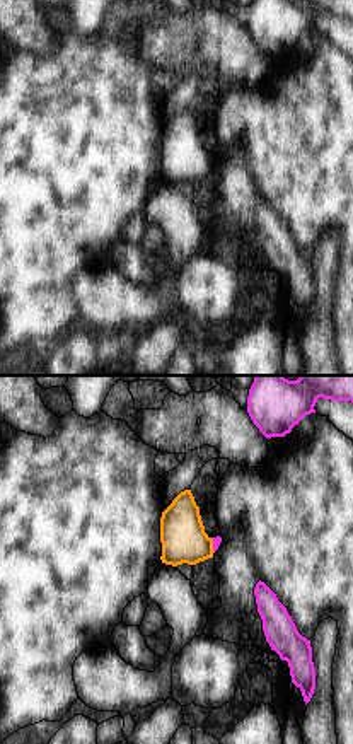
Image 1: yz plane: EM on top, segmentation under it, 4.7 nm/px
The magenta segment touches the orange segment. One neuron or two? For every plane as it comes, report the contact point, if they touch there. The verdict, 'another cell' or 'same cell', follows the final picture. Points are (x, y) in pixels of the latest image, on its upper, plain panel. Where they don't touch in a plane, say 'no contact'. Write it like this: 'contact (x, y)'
contact (214, 162)

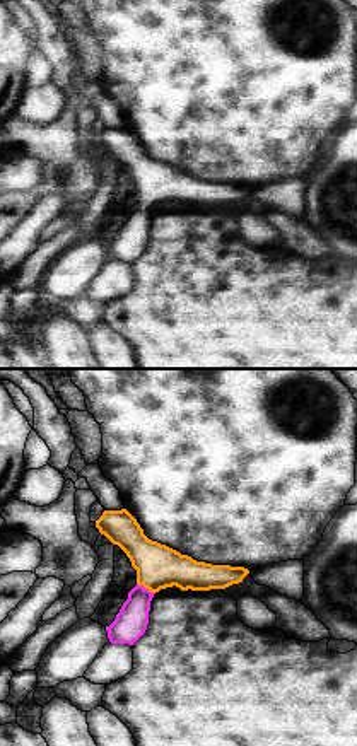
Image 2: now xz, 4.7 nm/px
contact (144, 205)

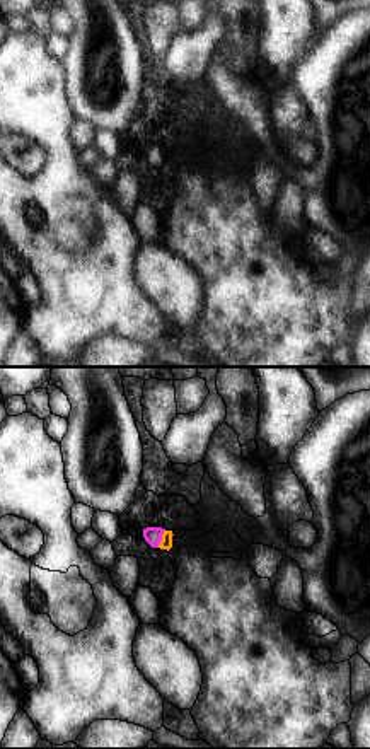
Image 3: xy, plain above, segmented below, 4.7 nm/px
contact (161, 156)

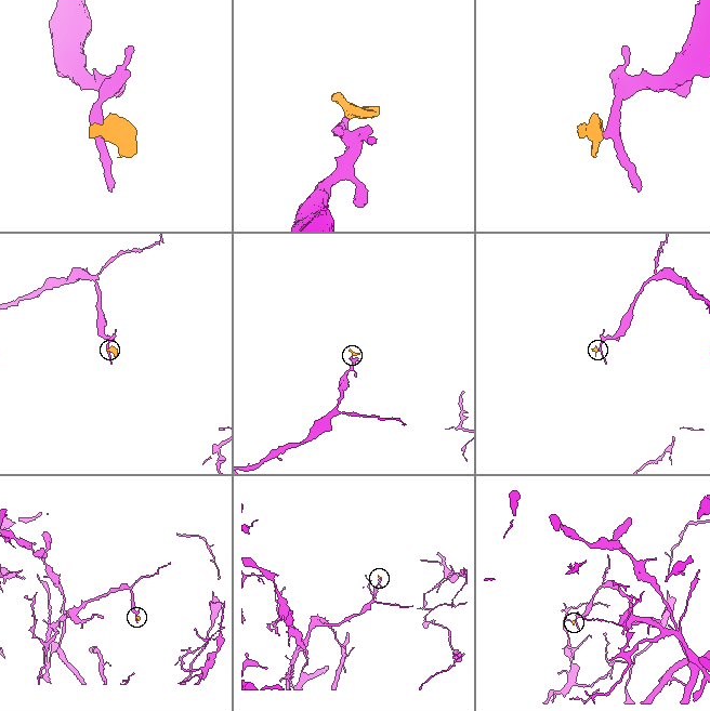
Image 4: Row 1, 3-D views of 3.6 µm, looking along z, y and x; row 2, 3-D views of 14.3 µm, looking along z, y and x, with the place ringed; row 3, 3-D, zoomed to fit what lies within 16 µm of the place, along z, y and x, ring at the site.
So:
same cell

